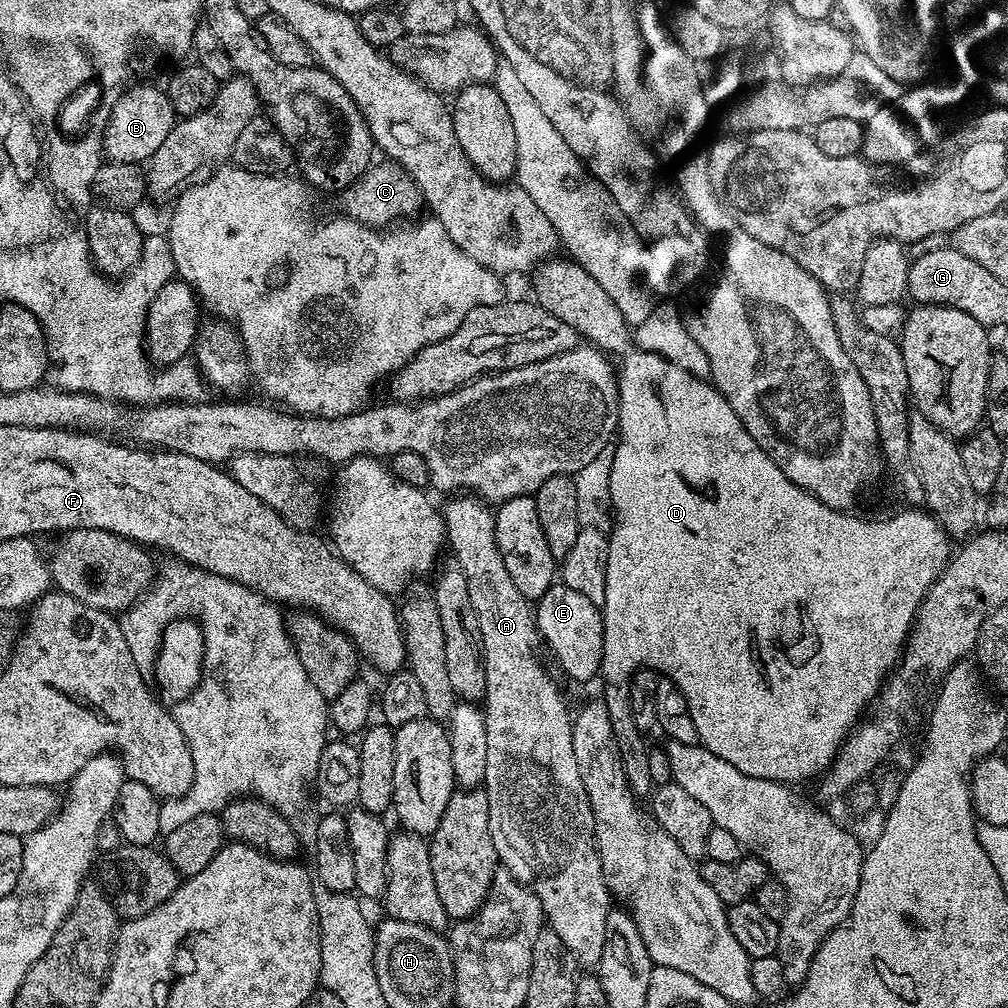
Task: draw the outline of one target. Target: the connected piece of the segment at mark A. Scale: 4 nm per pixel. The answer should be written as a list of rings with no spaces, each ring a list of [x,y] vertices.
[[[460,494],[449,500],[452,501],[446,506],[443,505],[442,508],[446,544],[450,552],[452,548],[451,555],[462,566],[462,570],[466,574],[466,582],[470,585],[470,602],[474,602],[474,614],[478,614],[480,641],[484,644],[484,657],[486,658],[486,694],[482,701],[486,718],[486,774],[482,787],[490,806],[490,838],[494,838],[496,858],[502,865],[503,871],[512,875],[519,884],[529,885],[535,892],[542,902],[545,921],[554,930],[554,934],[558,934],[558,938],[562,938],[562,942],[572,951],[577,961],[581,965],[595,965],[602,958],[602,946],[606,946],[606,918],[610,907],[610,893],[608,882],[604,879],[600,851],[596,849],[594,814],[590,810],[586,786],[582,782],[582,774],[578,770],[578,758],[574,758],[574,742],[572,741],[574,716],[571,711],[568,713],[568,704],[564,701],[559,686],[552,681],[551,674],[544,669],[544,664],[540,661],[539,654],[536,653],[536,647],[541,647],[542,644],[536,626],[536,613],[530,601],[518,591],[518,586],[514,586],[514,578],[510,578],[510,570],[506,570],[506,562],[502,558],[500,547],[496,541],[496,518],[493,509],[485,501],[472,494]]]

